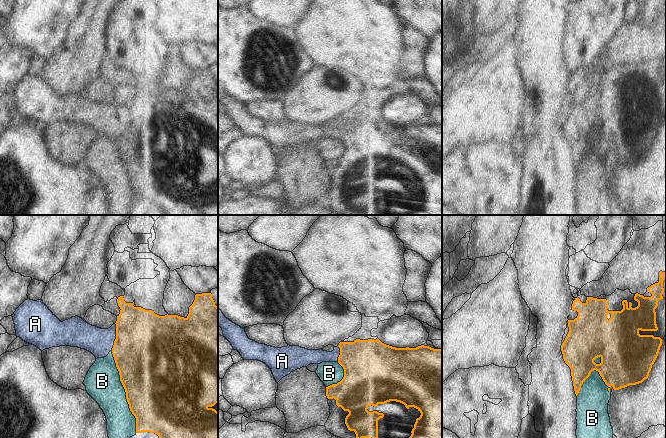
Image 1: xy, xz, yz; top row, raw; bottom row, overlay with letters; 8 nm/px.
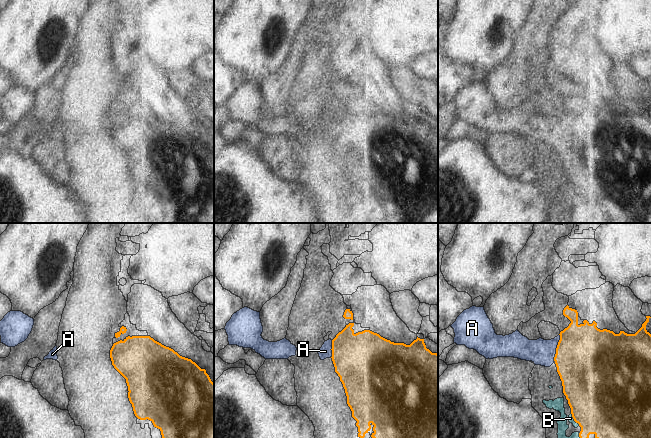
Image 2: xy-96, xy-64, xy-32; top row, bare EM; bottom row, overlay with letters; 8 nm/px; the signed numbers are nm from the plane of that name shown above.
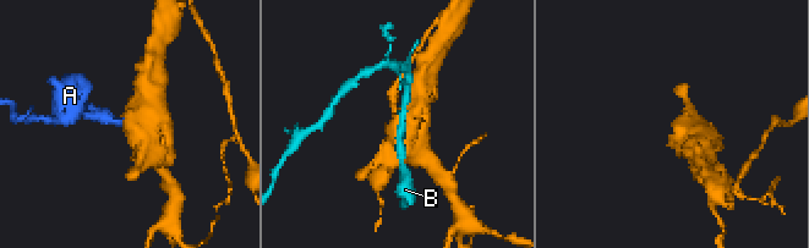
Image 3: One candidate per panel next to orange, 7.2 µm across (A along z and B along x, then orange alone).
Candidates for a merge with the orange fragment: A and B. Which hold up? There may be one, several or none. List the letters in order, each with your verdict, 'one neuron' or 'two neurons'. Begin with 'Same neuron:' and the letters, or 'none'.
Same neuron: A
A: one neuron
B: two neurons

